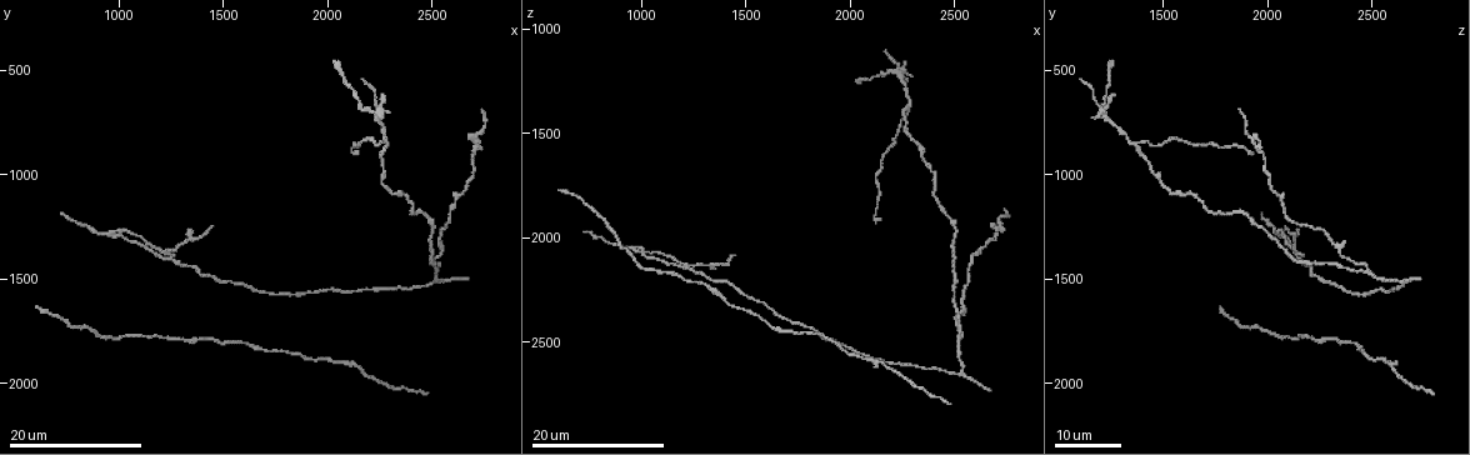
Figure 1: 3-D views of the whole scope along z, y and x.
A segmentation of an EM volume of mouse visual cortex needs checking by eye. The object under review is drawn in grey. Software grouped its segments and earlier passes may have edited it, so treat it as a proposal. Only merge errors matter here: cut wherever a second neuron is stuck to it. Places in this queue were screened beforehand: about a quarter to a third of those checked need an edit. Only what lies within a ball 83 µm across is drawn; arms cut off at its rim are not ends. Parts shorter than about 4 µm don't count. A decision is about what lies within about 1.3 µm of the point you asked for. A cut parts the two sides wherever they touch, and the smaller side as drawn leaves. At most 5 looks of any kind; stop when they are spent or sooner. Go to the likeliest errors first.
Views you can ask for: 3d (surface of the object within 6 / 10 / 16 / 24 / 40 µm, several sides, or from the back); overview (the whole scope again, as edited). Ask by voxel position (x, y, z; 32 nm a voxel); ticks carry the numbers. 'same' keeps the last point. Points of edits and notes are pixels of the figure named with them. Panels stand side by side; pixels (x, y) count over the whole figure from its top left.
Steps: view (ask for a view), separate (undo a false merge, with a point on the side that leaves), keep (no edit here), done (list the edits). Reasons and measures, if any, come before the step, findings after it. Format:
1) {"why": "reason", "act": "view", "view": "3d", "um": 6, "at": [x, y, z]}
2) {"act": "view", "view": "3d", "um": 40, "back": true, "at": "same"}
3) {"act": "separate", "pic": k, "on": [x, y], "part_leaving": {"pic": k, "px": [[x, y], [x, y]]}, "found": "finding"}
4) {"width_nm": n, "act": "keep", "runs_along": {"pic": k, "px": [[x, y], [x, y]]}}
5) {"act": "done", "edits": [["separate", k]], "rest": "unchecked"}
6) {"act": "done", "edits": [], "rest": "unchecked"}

{"why": "two arms in line, one across", "act": "view", "view": "3d", "um": 16, "at": [2520, 1470, 2480]}

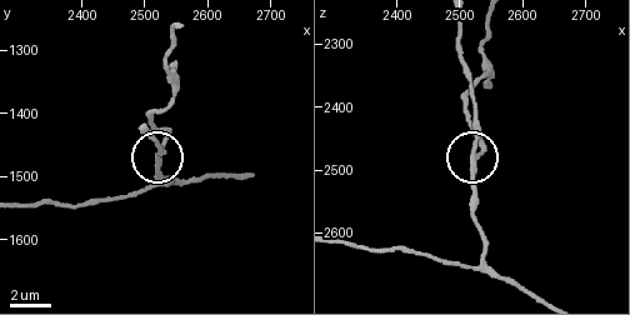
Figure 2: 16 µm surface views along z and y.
{"act": "view", "view": "3d", "um": 6, "at": "same"}

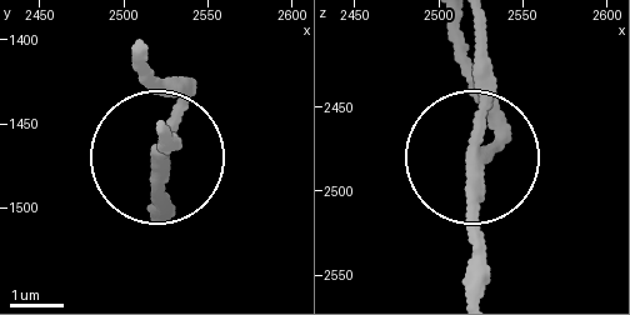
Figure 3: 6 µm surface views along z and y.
{"act": "keep", "runs_along": {"pic": 3, "px": [[479, 285], [479, 29]]}, "found": "all the same neuron"}

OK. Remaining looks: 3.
{"why": "three arms meet", "act": "view", "view": "3d", "um": 24, "at": [2530, 1500, 2650]}

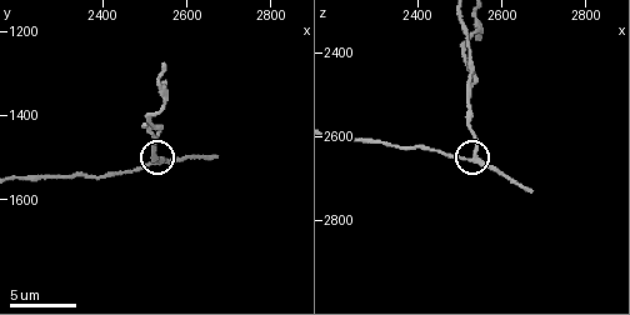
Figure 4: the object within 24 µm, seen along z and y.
{"act": "view", "view": "3d", "um": 6, "at": "same"}

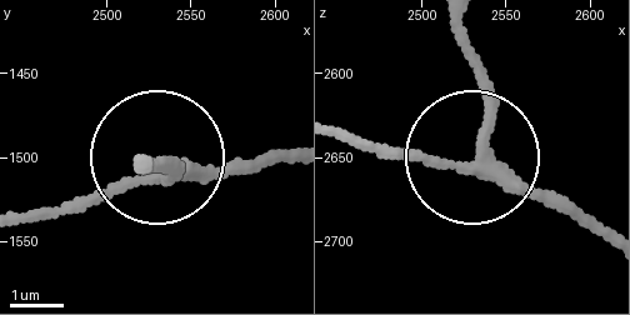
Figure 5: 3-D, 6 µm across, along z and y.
{"arms": 3, "act": "keep", "runs_along": {"pic": 5, "px": [[341, 134], [503, 165], [591, 223]]}, "found": "all the same neuron"}

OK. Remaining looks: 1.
{"act": "done", "edits": [], "rest": "unchecked"}

